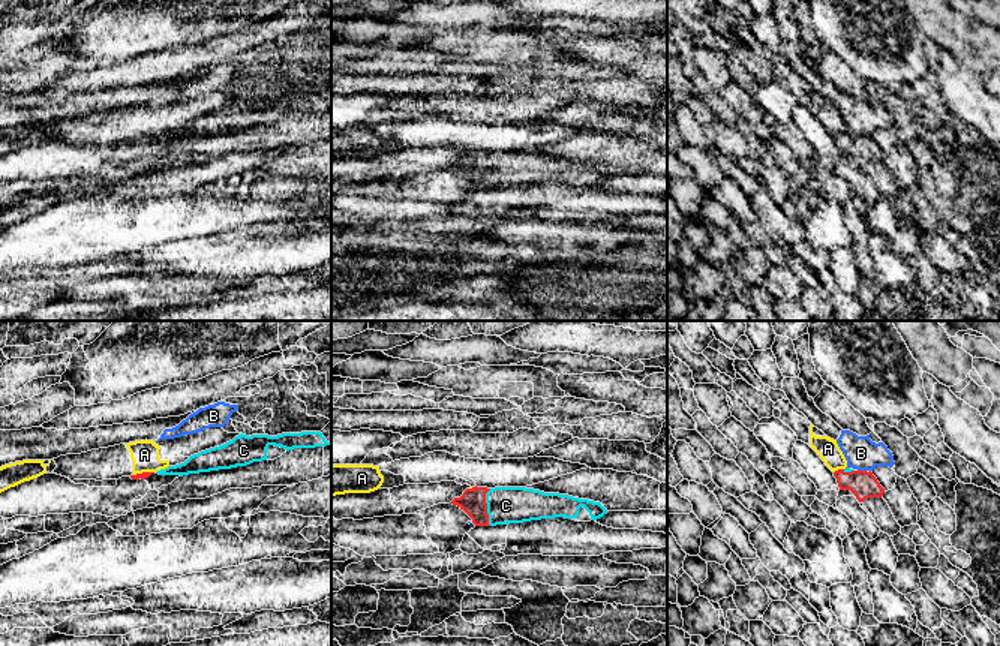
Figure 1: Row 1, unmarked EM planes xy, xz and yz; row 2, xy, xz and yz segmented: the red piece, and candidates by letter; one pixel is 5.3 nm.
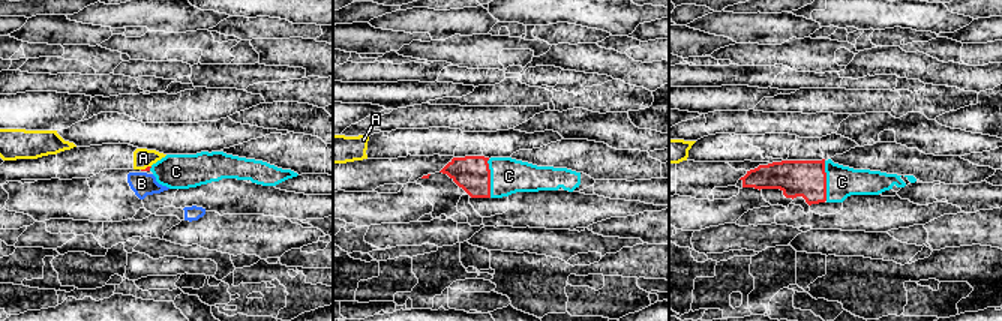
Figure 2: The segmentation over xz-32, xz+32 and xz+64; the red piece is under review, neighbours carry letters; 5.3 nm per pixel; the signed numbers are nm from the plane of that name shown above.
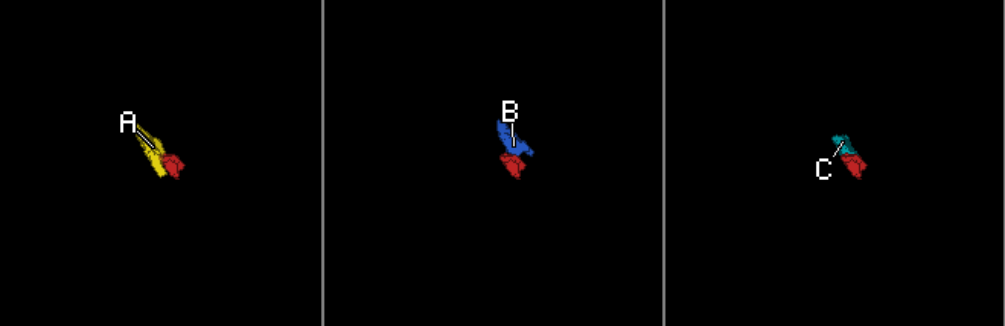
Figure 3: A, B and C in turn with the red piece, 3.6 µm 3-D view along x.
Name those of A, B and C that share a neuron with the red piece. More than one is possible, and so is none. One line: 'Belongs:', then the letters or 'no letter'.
Belongs: C

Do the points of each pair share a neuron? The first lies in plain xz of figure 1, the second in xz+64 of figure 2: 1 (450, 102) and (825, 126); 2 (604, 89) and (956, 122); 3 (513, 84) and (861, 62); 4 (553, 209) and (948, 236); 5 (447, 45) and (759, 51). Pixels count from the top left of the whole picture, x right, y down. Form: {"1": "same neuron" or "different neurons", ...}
{"1": "same neuron", "2": "different neurons", "3": "different neurons", "4": "different neurons", "5": "same neuron"}

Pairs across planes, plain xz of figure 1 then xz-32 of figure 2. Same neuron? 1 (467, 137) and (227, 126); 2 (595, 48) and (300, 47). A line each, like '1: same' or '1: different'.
1: same
2: same

